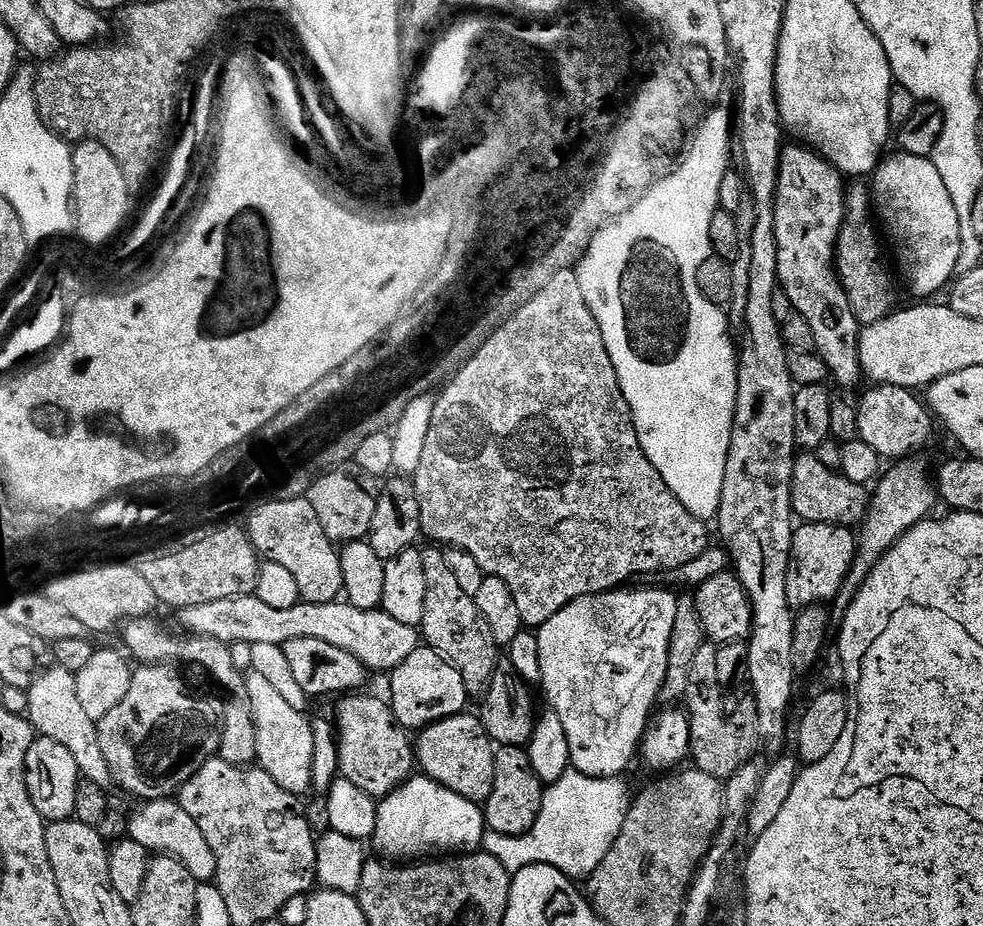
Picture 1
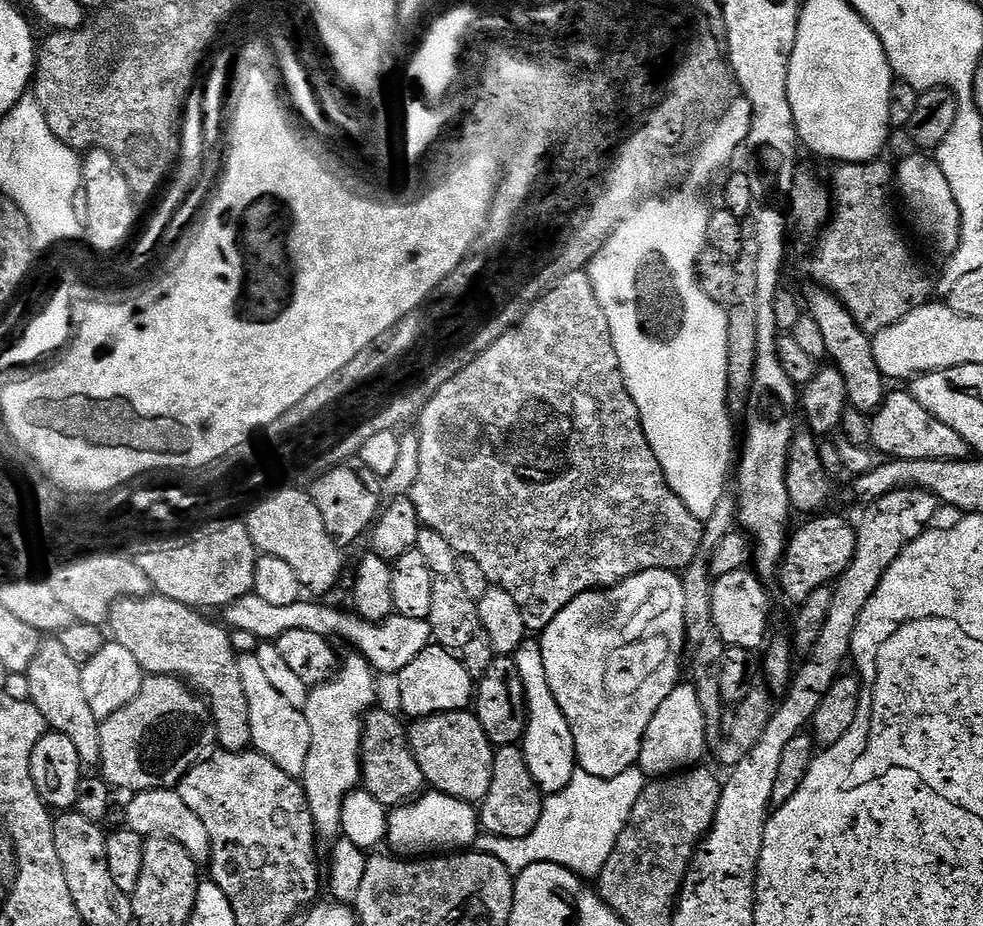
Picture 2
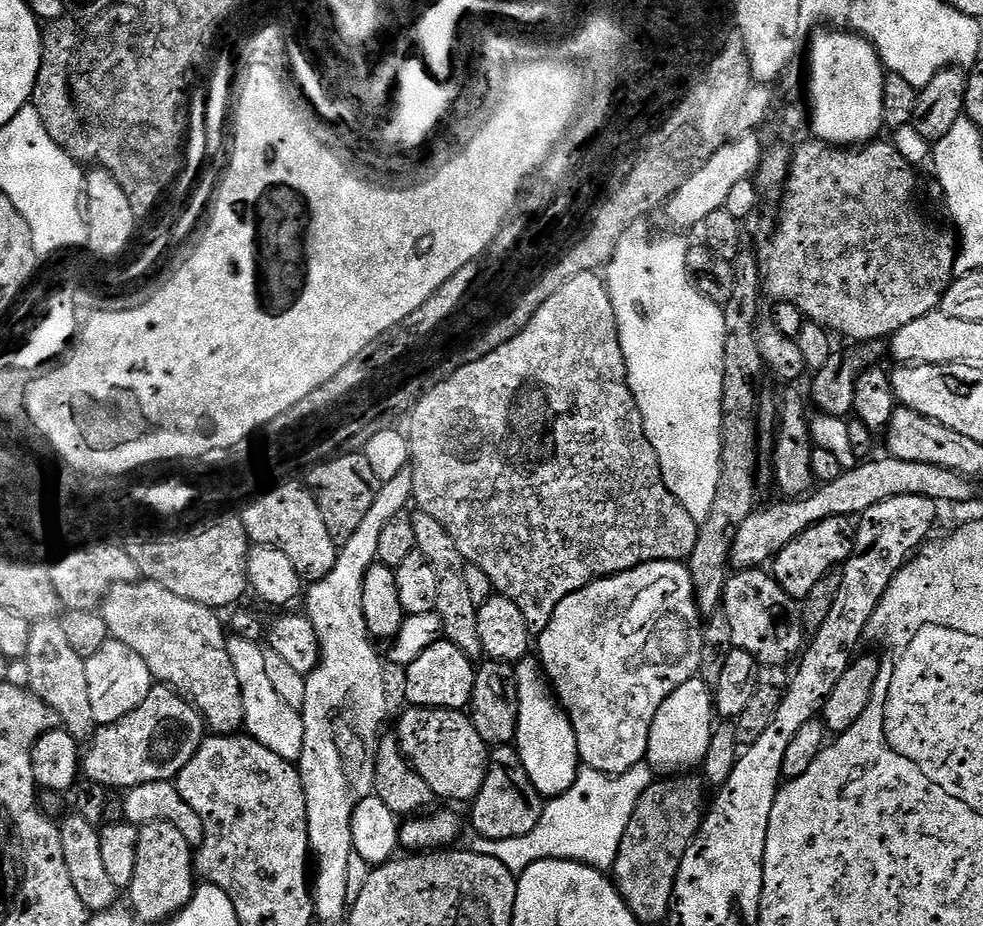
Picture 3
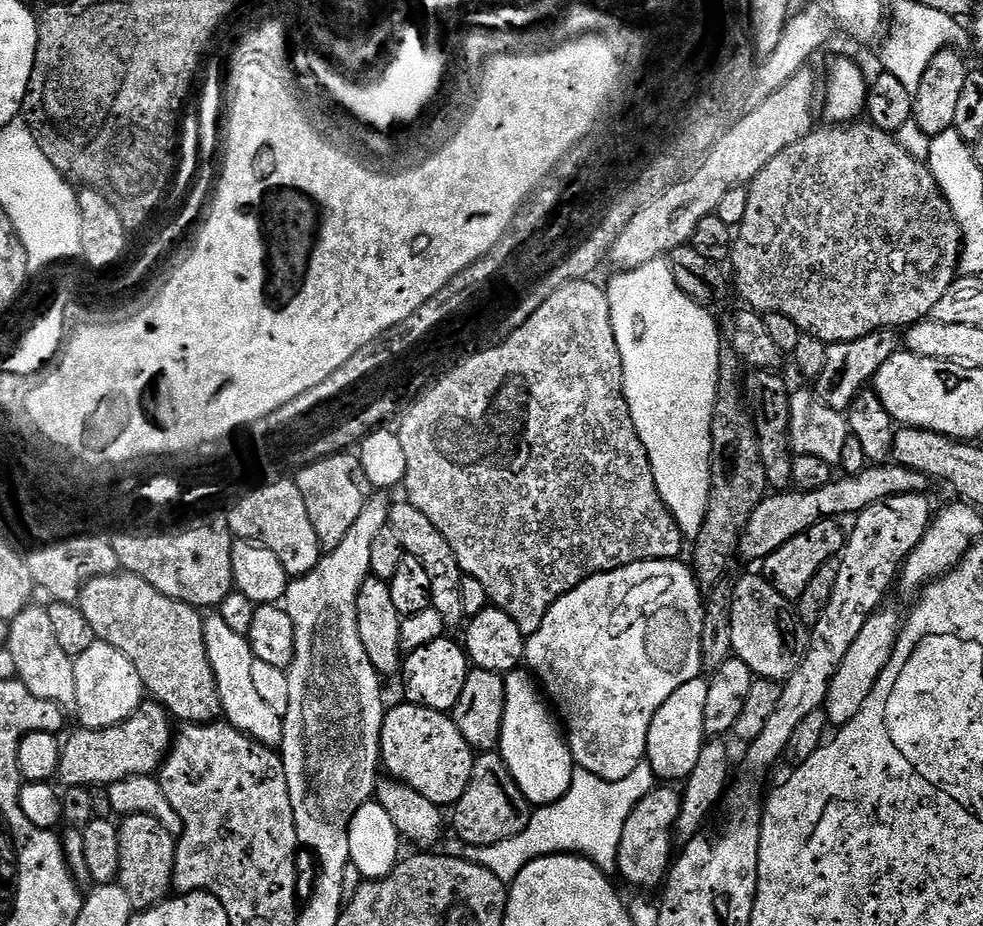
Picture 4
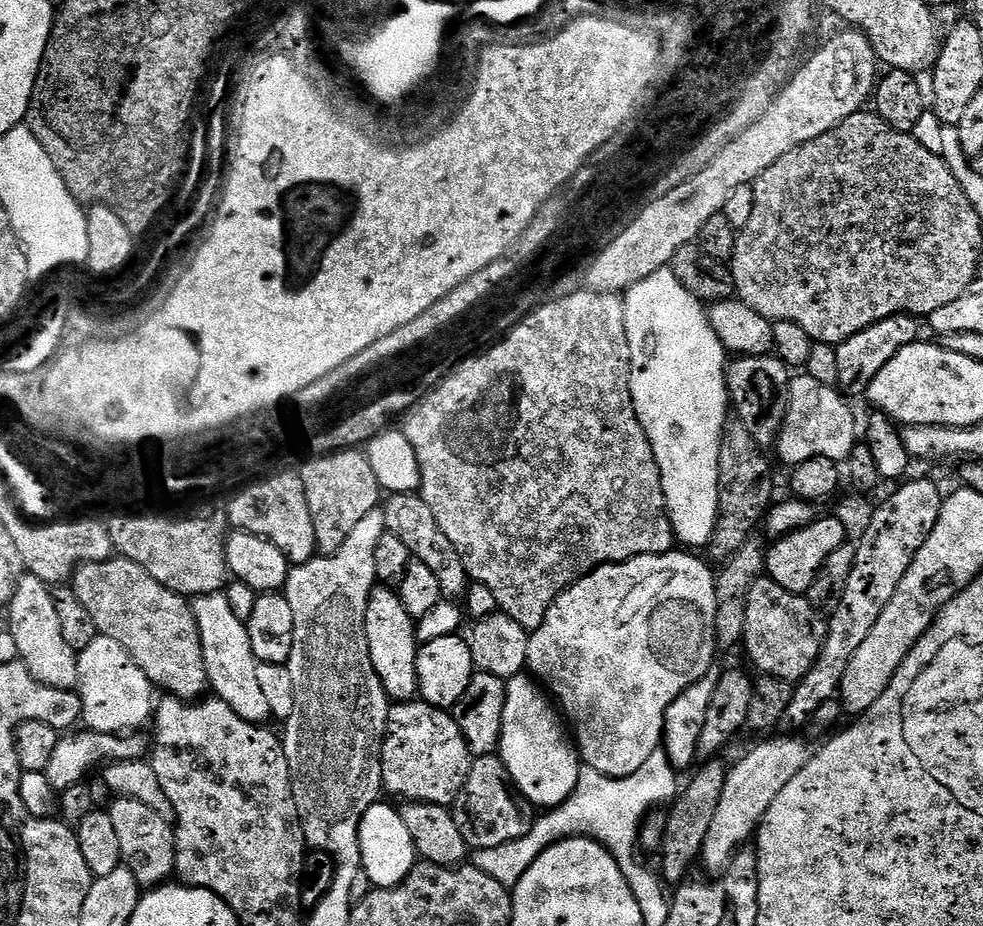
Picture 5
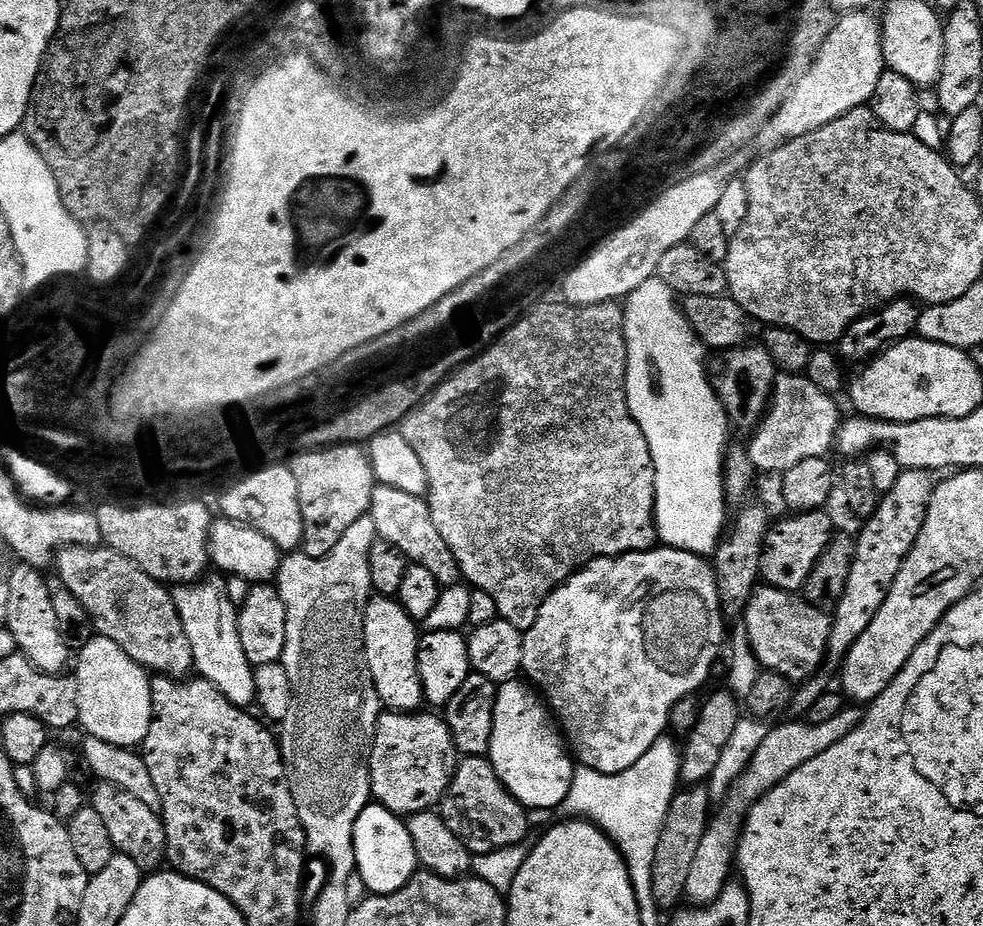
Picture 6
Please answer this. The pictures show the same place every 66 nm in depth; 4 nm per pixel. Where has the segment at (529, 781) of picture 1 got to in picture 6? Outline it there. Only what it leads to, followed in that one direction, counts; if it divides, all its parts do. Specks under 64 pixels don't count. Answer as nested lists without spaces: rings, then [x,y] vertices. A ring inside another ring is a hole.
[[[466,756],[457,763],[452,784],[438,805],[438,813],[469,851],[478,856],[527,841],[529,813],[508,793],[491,759],[483,756]]]

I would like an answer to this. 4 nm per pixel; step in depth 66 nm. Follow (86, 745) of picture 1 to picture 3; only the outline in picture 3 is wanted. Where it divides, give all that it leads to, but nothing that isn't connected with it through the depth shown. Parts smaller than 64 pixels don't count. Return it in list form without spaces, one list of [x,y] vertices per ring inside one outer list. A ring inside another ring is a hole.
[[[59,619],[37,620],[29,627],[26,654],[23,663],[28,663],[27,687],[32,695],[52,709],[65,729],[84,742],[93,735],[97,727],[90,714],[90,696],[86,690],[84,659],[74,650],[70,650],[70,642],[66,642],[66,634],[62,634]]]

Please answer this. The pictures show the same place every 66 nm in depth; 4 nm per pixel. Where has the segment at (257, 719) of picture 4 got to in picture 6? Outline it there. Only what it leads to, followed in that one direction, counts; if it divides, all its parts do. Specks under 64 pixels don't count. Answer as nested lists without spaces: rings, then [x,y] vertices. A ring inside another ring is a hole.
[[[207,580],[177,587],[174,592],[186,638],[190,638],[194,668],[203,679],[209,680],[219,692],[226,694],[230,702],[247,709],[248,703],[251,705],[256,699],[256,673],[254,665],[246,658],[246,650],[242,650],[242,638],[238,638],[238,608],[235,603],[232,605],[228,588],[222,581]]]

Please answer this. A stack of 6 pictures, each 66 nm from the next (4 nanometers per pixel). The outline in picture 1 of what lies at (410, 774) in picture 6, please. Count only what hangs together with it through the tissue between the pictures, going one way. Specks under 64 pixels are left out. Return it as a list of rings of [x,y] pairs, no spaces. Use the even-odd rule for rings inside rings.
[[[461,714],[429,724],[419,733],[414,744],[414,756],[422,767],[423,775],[442,786],[454,790],[467,800],[487,802],[494,790],[497,745],[488,736],[479,715]]]

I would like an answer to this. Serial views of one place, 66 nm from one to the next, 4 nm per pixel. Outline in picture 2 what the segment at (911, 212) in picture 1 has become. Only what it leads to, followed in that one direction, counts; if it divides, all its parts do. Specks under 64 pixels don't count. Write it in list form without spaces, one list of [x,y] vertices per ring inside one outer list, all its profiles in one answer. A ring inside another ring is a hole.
[[[916,154],[920,156],[912,156],[909,160],[904,160],[894,172],[894,184],[898,189],[898,196],[904,199],[904,204],[906,207],[912,211],[912,216],[914,219],[920,223],[920,228],[941,248],[945,254],[953,253],[957,246],[959,246],[959,236],[960,236],[960,216],[959,208],[955,204],[954,194],[951,193],[951,188],[949,183],[946,180],[946,174],[942,172],[939,168],[935,159],[929,158],[927,160],[927,155]]]

